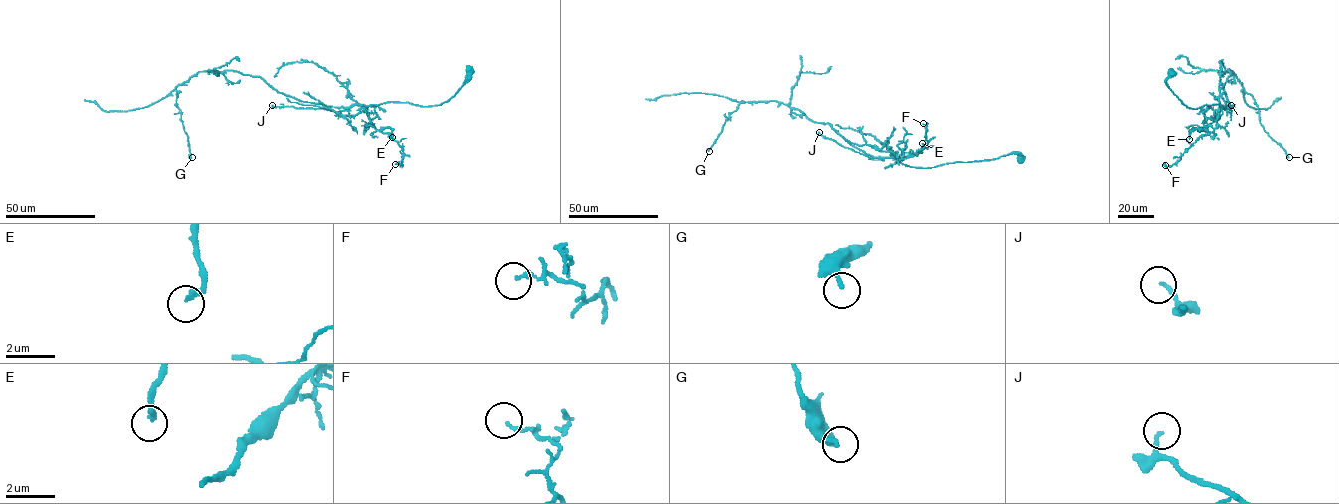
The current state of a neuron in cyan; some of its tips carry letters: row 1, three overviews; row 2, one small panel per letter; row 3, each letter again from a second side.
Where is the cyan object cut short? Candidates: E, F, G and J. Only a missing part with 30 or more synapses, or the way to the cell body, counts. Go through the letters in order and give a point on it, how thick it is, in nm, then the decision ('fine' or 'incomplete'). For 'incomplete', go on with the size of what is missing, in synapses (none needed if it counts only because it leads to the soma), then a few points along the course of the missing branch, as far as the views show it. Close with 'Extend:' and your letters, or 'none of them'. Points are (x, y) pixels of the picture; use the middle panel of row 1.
E: place (922, 143); calibre 240 nm; fine
F: place (923, 123); calibre 150 nm; fine
G: place (709, 151); calibre 190 nm; fine
J: place (819, 132); calibre 160 nm; fine
Extend: none of them

